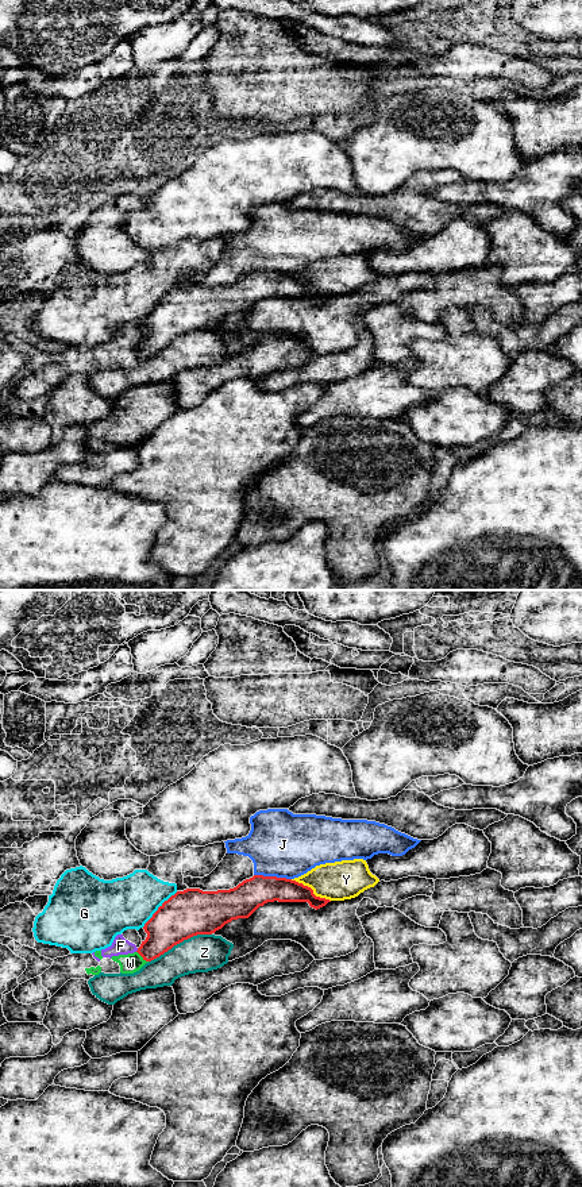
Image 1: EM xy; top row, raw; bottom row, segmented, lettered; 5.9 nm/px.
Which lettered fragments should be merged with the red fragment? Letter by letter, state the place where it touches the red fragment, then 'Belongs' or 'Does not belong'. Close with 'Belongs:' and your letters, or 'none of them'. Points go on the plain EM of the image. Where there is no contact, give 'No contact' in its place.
F: Touches red at xy (138, 345). Does not belong
G: Touches red at xy (158, 303). Does not belong
J: Touches red at xy (273, 272). Does not belong
W: Touches red at xy (142, 351). Does not belong
Y: Touches red at xy (311, 284). Does not belong
Z: Touches red at xy (180, 336). Does not belong
Belongs: none of them

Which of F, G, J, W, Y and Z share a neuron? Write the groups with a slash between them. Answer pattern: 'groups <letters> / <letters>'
groups F W / G / J / Y / Z

